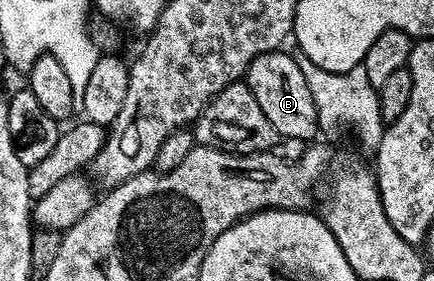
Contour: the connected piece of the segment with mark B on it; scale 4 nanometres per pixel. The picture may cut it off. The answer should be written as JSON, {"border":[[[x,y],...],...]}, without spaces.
{"border":[[[285,49],[268,51],[259,57],[255,57],[255,61],[251,61],[249,70],[245,72],[243,82],[251,89],[251,93],[255,93],[255,101],[259,101],[259,109],[263,109],[263,114],[267,116],[267,121],[271,121],[271,125],[276,129],[278,136],[289,139],[309,139],[305,141],[313,141],[318,138],[319,130],[317,125],[316,105],[312,100],[311,90],[307,87],[307,80],[303,77],[303,72],[296,64],[294,56],[285,52]]]}

